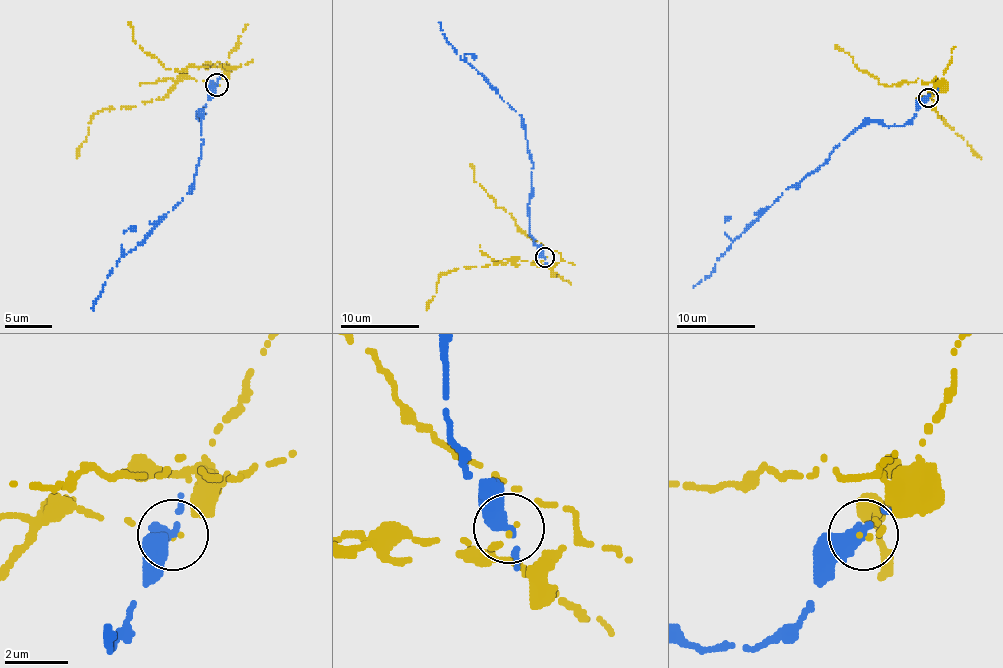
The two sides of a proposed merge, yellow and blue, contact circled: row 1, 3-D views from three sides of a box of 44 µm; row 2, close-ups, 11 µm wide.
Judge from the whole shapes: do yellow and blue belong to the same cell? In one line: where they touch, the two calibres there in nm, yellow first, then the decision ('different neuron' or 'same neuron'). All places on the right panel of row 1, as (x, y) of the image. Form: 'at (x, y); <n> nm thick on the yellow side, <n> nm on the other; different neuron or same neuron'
at (928, 97); 190 nm thick on the yellow side, 320 nm on the other; different neuron

